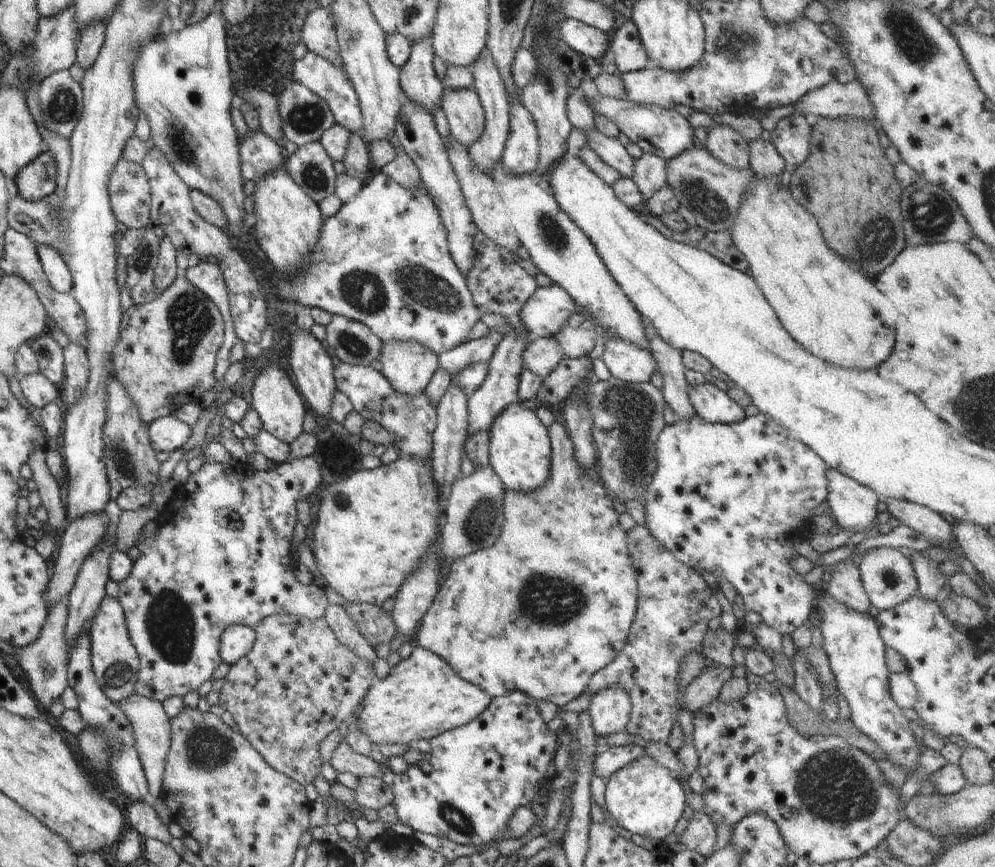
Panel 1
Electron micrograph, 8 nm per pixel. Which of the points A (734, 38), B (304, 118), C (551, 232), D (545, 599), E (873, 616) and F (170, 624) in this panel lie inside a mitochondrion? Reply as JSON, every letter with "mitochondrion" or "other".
{"A":"mitochondrion","B":"mitochondrion","C":"mitochondrion","D":"mitochondrion","E":"other","F":"mitochondrion"}

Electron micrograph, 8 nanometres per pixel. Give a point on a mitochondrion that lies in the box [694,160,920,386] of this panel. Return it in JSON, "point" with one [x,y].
{"point":[879,240]}

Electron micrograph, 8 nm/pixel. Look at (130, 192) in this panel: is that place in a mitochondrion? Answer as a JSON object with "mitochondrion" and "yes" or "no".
{"mitochondrion":"no"}

